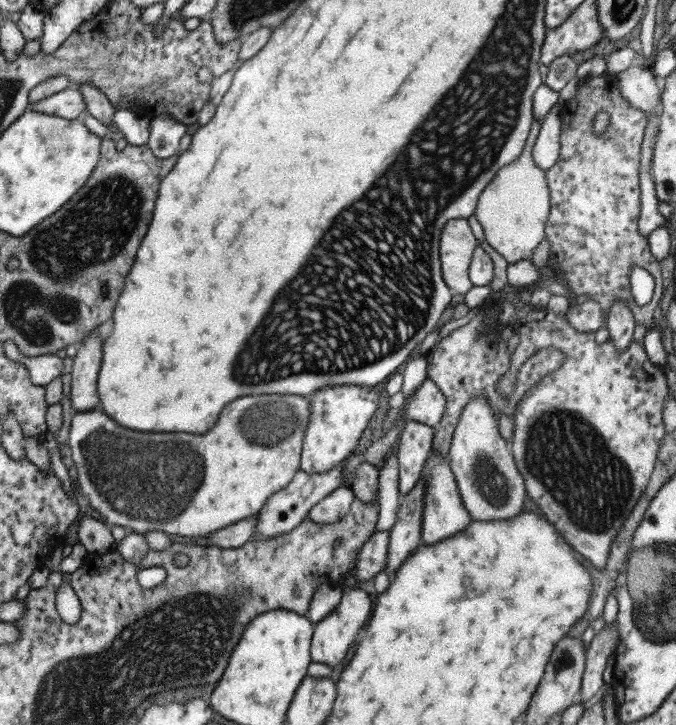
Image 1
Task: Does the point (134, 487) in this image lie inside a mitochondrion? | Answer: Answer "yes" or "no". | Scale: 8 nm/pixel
yes

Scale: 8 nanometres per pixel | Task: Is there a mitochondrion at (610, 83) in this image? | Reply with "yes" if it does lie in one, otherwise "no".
no

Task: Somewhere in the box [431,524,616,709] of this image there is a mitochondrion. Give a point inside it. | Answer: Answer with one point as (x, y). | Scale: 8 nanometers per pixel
(562, 661)

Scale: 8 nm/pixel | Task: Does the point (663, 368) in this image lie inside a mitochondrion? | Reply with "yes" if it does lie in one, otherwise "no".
no

